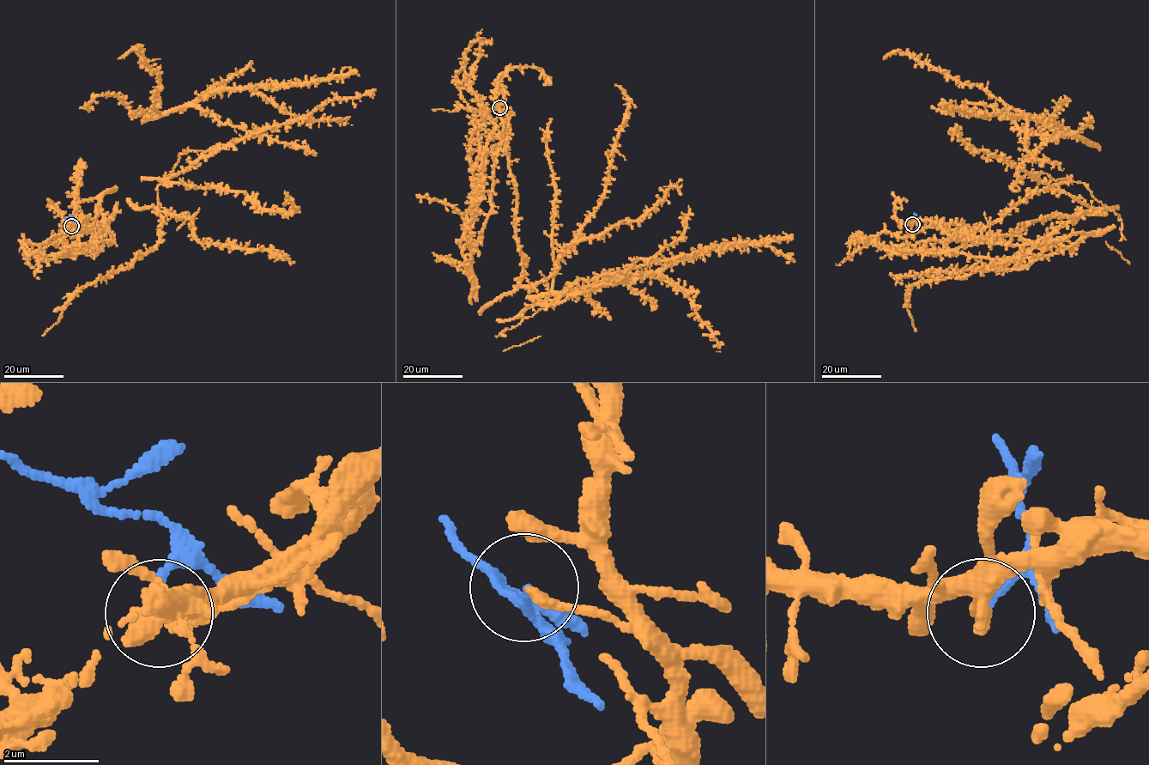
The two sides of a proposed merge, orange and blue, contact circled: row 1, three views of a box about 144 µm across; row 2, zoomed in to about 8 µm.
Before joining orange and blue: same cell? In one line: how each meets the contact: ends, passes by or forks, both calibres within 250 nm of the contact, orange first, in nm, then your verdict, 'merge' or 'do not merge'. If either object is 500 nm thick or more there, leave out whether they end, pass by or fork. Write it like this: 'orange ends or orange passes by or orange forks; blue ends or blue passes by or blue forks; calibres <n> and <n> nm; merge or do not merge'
orange ends; blue ends; calibres 280 and 170 nm; do not merge

